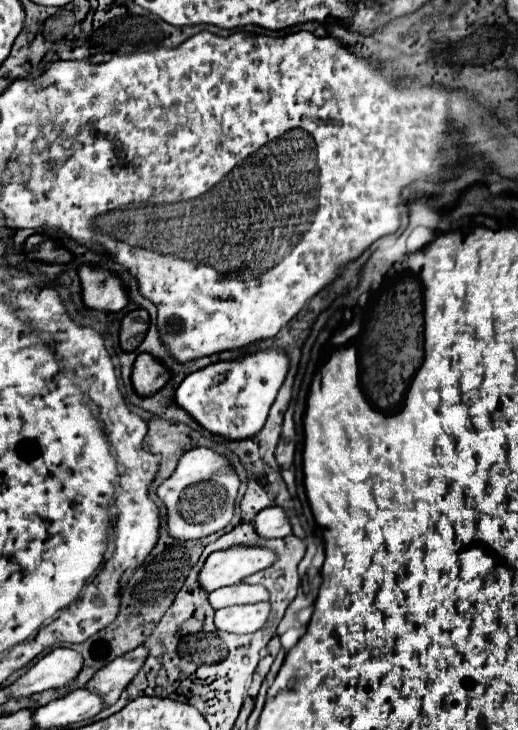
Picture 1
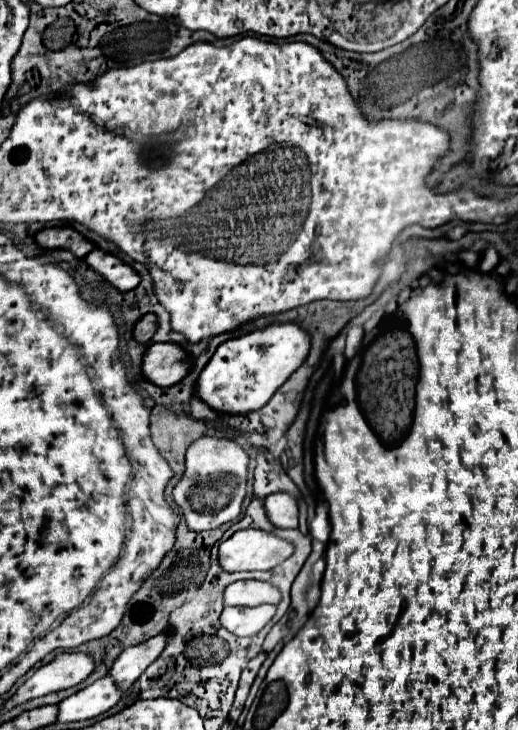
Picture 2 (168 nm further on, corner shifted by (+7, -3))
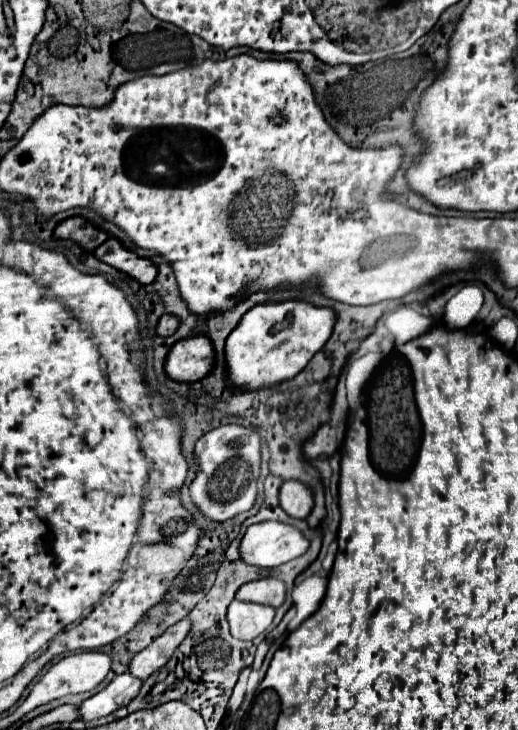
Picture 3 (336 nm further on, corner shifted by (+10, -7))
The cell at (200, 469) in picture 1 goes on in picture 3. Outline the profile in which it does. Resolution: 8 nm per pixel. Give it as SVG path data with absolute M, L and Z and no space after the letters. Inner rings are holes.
M222 425L196 443L196 463L198 475L190 485L192 501L202 509L202 513L214 521L226 521L238 513L248 511L258 495L258 477L260 477L260 433L244 425Z

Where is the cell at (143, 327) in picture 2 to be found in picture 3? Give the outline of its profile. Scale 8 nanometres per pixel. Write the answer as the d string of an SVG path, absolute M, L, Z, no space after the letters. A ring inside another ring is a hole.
M164 315L160 321L158 321L158 327L156 327L156 333L162 335L162 337L168 337L176 331L176 327L180 325L180 321L176 321L174 315Z

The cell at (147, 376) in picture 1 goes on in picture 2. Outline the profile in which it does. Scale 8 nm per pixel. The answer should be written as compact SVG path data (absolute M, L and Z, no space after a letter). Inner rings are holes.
M151 343L143 355L141 371L157 387L179 383L191 367L189 355L173 343Z

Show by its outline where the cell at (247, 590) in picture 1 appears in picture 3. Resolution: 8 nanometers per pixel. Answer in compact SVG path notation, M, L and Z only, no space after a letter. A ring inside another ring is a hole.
M262 577L258 581L250 581L250 583L246 583L238 589L236 599L280 607L284 603L282 581L276 579L276 577Z

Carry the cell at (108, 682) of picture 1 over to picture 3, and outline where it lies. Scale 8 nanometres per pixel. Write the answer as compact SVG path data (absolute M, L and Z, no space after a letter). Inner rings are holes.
M182 619L180 623L168 627L164 635L154 639L146 649L142 649L130 661L128 671L132 671L132 675L138 679L146 679L148 675L152 675L160 667L164 667L168 663L168 659L172 657L172 653L176 651L176 647L186 639L188 629L192 629L190 619Z

